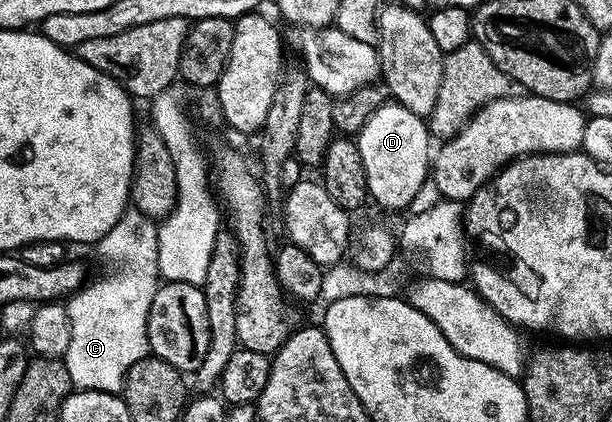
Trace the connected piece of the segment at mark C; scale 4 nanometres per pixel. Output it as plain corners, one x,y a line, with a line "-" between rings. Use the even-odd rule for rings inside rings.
129,208
115,228
95,243
98,256
111,272
98,282
90,281
82,286
67,302
71,344
63,361
76,389
120,391
131,364
150,353
147,316
159,285
157,228
154,219

